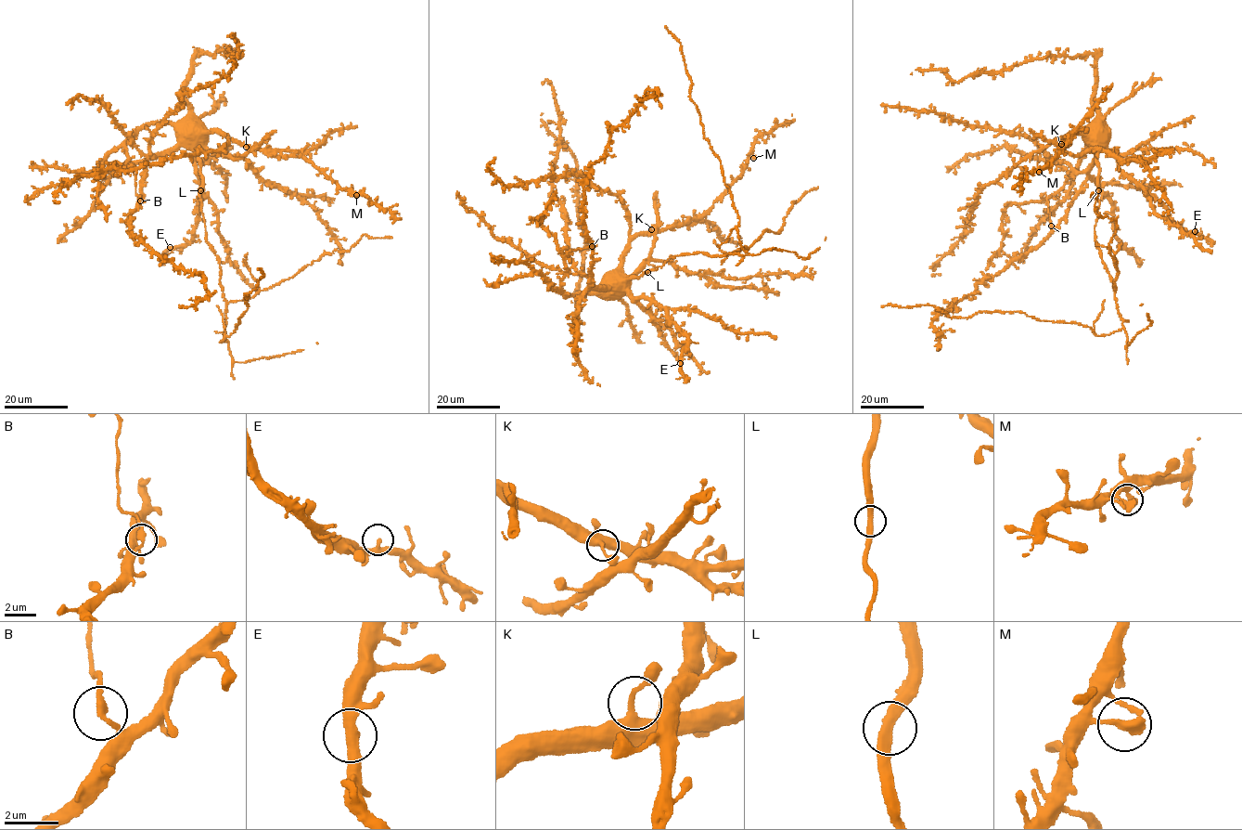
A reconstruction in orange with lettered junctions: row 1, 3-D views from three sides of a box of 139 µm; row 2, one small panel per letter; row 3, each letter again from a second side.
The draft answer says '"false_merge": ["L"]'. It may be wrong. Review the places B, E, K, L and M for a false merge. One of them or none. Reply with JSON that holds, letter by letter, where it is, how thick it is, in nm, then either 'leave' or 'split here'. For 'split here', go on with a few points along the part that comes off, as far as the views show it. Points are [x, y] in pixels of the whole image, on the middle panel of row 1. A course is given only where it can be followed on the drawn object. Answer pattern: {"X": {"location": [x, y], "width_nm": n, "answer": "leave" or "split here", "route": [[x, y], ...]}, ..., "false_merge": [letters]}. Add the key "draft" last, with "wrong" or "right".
{"B": {"location": [592, 246], "width_nm": 240, "answer": "split here", "route": [[592, 246], [563, 252]]}, "E": {"location": [680, 363], "width_nm": 280, "answer": "leave"}, "K": {"location": [651, 229], "width_nm": 340, "answer": "leave"}, "L": {"location": [647, 272], "width_nm": 360, "answer": "leave"}, "M": {"location": [753, 158], "width_nm": 320, "answer": "leave"}, "false_merge": ["B"], "draft": "wrong"}

